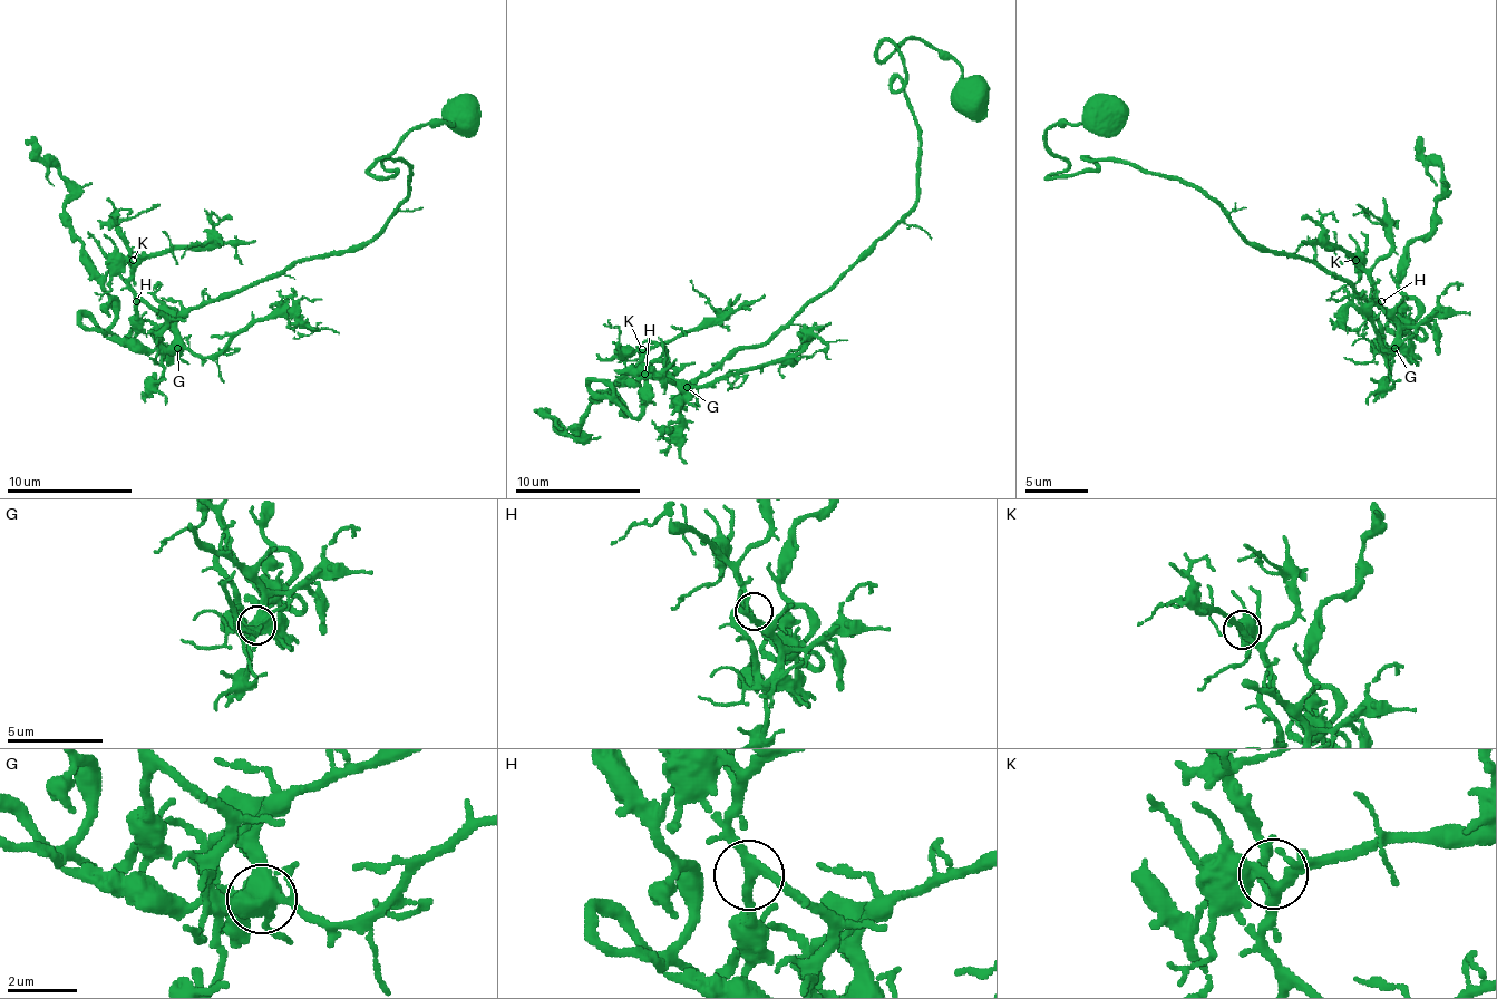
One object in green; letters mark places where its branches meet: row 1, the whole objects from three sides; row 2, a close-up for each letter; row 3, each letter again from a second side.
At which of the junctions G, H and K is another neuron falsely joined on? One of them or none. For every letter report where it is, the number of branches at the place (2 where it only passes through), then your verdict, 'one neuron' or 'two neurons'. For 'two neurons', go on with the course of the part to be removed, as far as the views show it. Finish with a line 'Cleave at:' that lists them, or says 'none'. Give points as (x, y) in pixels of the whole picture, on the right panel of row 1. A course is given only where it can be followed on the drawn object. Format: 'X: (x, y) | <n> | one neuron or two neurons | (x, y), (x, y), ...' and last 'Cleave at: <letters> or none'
G: (1395, 348) | 6 | one neuron
H: (1381, 301) | 3 | one neuron
K: (1355, 260) | 3 | one neuron
Cleave at: none

